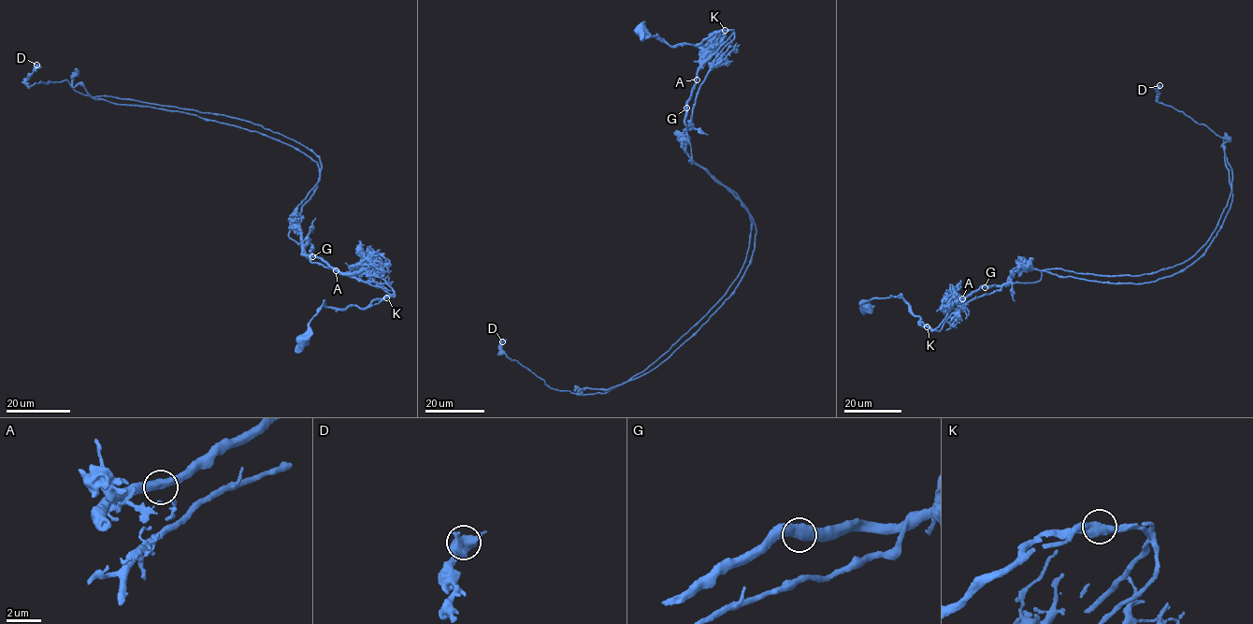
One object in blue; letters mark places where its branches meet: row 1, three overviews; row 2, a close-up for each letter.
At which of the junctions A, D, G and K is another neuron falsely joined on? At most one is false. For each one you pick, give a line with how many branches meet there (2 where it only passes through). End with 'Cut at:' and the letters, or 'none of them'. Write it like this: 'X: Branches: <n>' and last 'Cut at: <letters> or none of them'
K: Branches: 2
Cut at: K

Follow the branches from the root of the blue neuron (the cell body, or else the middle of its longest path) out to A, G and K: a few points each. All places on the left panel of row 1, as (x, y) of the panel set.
A: (302, 339), (323, 305), (362, 308), (393, 295), (385, 282), (370, 270), (336, 270)
G: (302, 339), (323, 305), (362, 308), (393, 294), (375, 273), (343, 272), (312, 256)
K: (302, 339), (310, 320), (323, 305), (362, 308), (376, 298), (386, 297)

